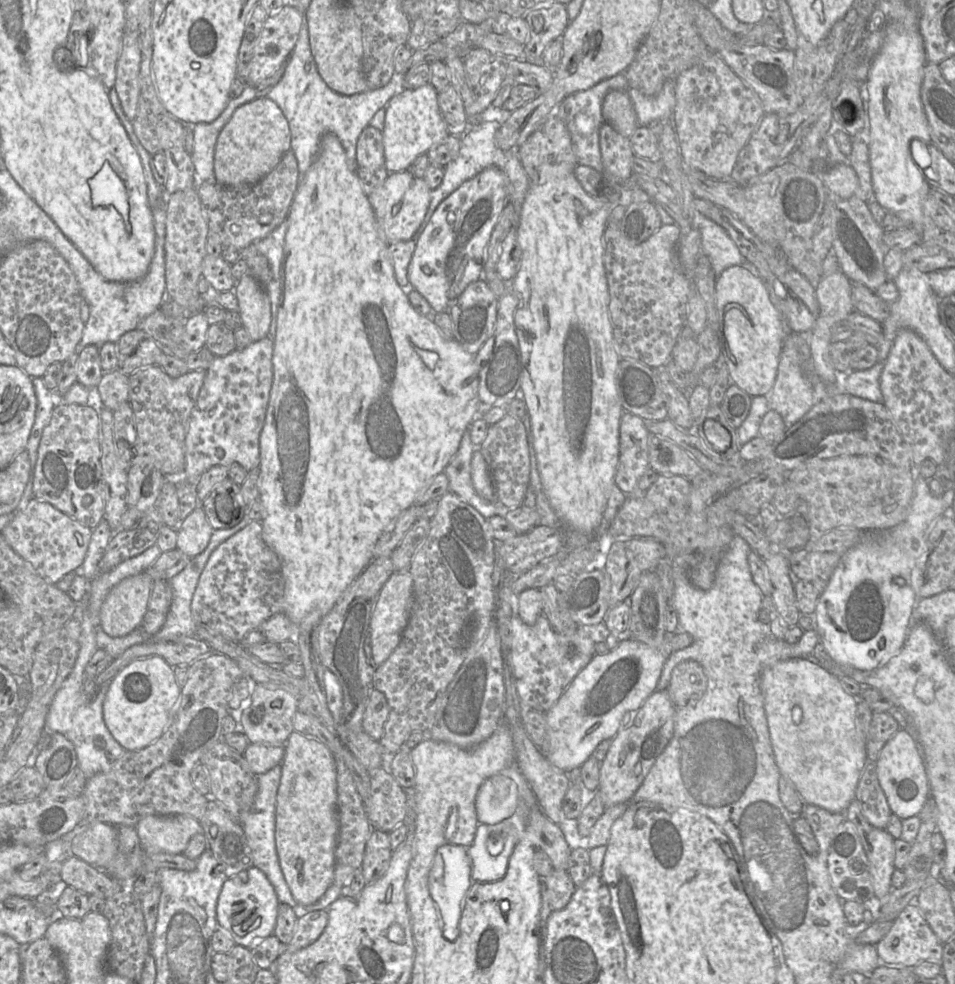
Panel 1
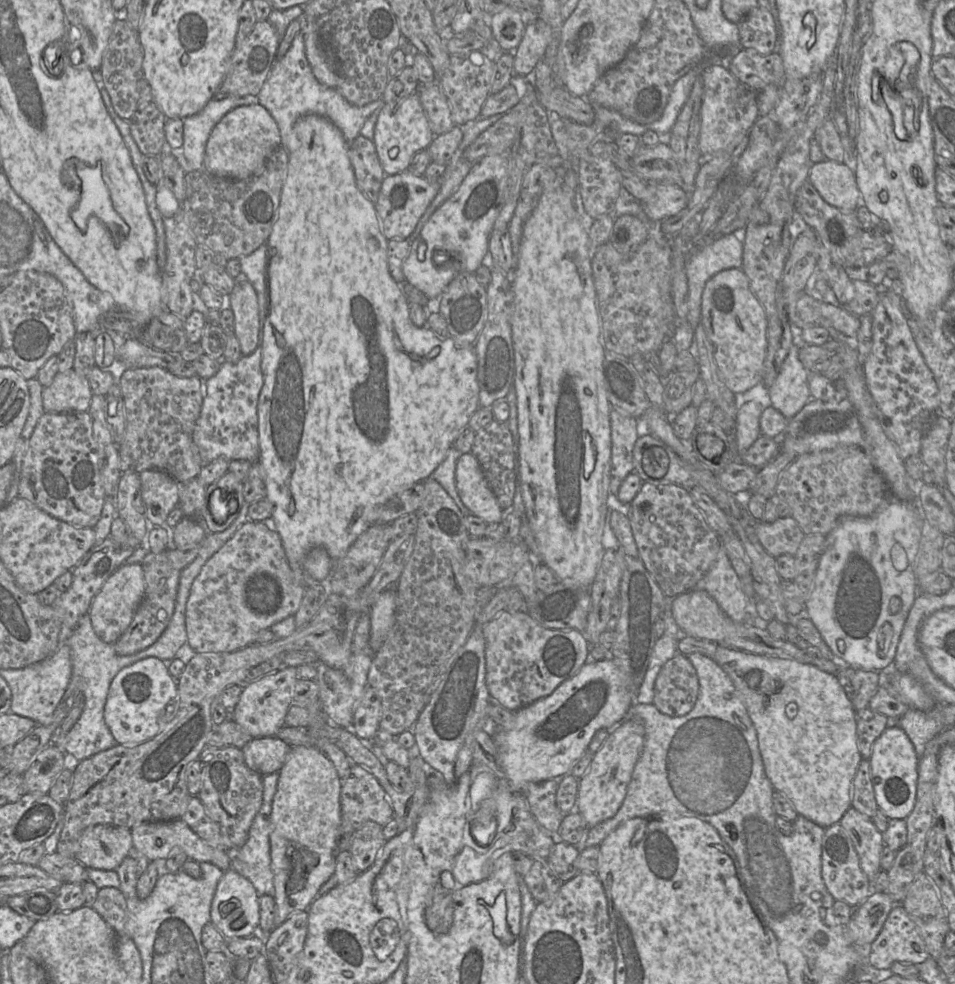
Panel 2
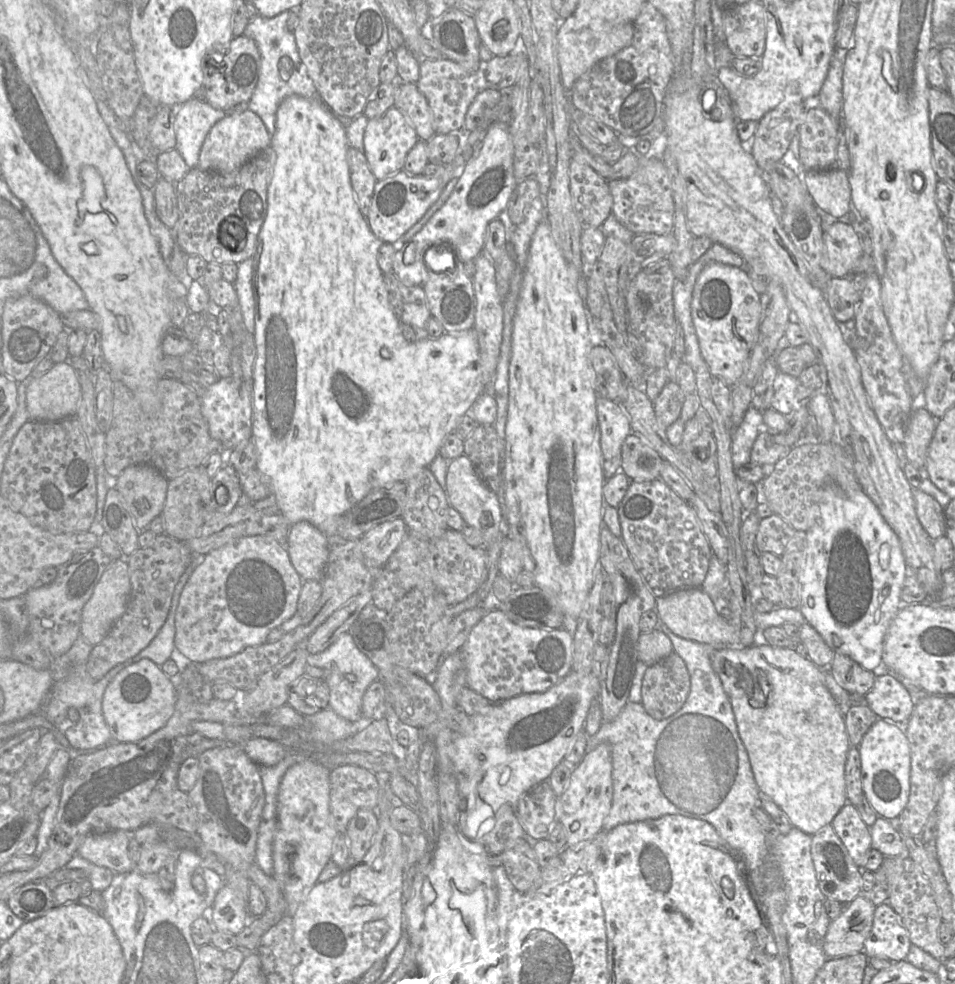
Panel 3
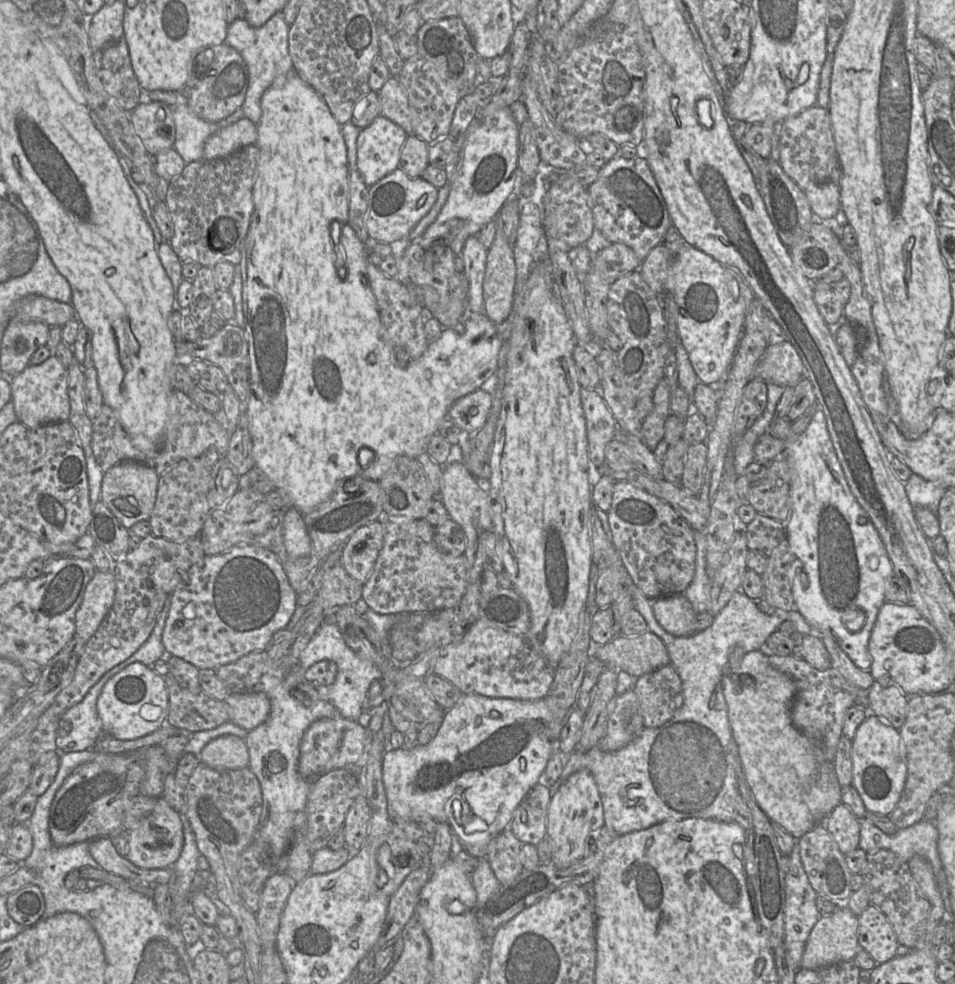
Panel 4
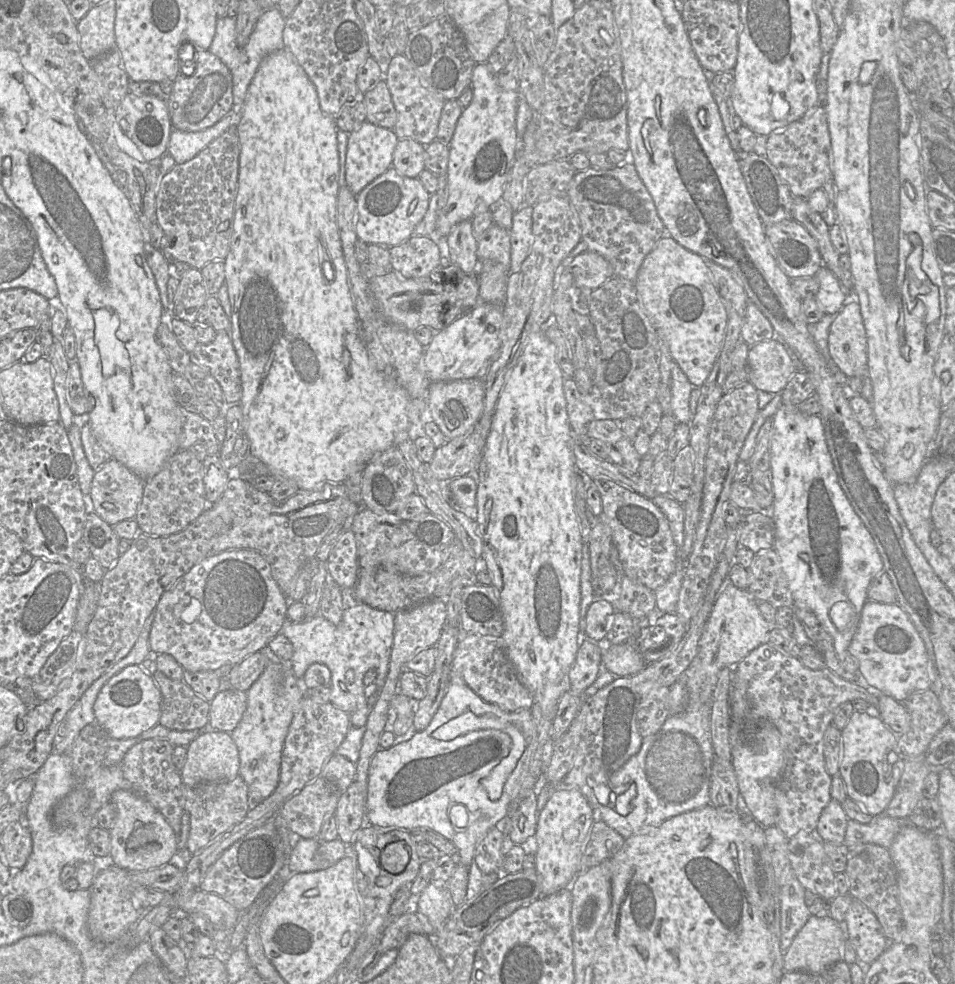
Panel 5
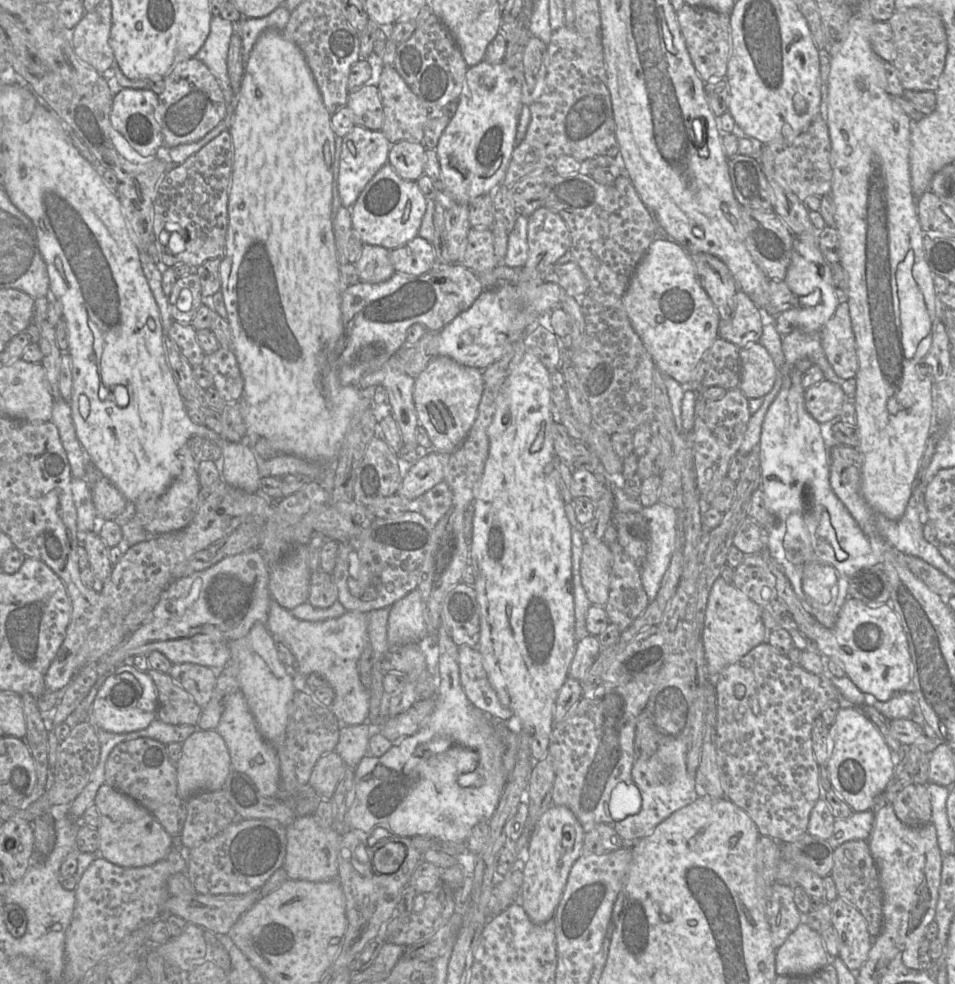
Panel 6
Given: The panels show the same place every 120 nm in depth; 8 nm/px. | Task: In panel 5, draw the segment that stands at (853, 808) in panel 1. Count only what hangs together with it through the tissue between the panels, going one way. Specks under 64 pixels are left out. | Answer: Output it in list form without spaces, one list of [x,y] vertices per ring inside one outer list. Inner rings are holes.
[[[831,799],[820,815],[815,836],[824,842],[843,844],[848,820],[841,803]]]

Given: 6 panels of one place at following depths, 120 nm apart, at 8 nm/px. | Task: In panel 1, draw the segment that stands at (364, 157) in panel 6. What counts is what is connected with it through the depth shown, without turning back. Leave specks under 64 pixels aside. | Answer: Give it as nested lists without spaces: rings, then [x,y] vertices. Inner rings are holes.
[[[427,83],[418,88],[405,89],[387,103],[382,141],[385,166],[389,173],[409,170],[418,156],[426,154],[449,135],[439,110],[437,94],[435,88]]]

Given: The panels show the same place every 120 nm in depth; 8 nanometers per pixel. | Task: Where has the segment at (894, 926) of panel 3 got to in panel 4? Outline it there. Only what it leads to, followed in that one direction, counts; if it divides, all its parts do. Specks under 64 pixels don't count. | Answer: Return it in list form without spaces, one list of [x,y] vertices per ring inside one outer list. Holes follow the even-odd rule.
[[[869,905],[858,917],[858,943],[876,964],[887,962],[897,956],[899,942],[884,913]]]

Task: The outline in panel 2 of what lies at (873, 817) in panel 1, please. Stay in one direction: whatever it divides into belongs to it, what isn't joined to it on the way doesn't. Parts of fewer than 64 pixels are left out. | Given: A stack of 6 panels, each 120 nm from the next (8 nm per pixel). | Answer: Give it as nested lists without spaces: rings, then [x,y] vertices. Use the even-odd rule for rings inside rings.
[[[867,759],[861,760],[854,777],[851,806],[867,817],[872,817],[878,810],[871,779],[870,762]]]

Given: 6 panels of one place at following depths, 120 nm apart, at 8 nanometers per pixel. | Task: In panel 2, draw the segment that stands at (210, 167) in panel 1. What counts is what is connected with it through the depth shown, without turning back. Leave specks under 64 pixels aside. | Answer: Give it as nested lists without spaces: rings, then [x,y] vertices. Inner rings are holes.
[[[227,96],[211,99],[204,108],[183,119],[183,145],[181,154],[187,161],[185,172],[203,170],[205,148],[213,128],[231,110],[243,105],[258,103],[257,96]]]

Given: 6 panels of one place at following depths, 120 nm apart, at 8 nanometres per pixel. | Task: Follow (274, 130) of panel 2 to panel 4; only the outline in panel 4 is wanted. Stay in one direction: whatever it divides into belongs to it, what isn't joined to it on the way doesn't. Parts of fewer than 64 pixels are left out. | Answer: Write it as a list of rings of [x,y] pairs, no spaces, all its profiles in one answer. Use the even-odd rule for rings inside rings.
[[[243,117],[208,138],[202,159],[213,160],[226,157],[244,146],[255,144],[257,137],[257,124]]]

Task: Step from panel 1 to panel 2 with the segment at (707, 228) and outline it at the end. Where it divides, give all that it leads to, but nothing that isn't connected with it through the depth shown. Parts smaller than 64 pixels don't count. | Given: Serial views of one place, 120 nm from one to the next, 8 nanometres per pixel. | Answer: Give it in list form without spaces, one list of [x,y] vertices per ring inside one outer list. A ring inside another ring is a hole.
[[[735,231],[715,240],[713,243],[696,248],[686,262],[688,282],[687,321],[695,330],[701,322],[701,302],[707,281],[717,273],[742,268],[744,233]]]

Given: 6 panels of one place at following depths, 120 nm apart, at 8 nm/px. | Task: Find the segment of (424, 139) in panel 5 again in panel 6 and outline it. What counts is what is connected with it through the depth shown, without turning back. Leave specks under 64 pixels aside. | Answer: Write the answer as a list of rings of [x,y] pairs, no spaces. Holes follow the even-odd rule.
[[[392,65],[384,67],[377,86],[384,110],[380,130],[386,138],[391,144],[400,140],[421,142],[430,108],[411,91]]]

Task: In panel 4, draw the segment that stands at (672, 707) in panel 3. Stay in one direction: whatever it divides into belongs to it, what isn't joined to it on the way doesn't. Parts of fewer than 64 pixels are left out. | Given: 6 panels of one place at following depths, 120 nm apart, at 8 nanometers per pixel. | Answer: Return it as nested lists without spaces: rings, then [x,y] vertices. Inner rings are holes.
[[[670,663],[637,677],[633,689],[646,727],[662,725],[679,707],[682,683]]]

